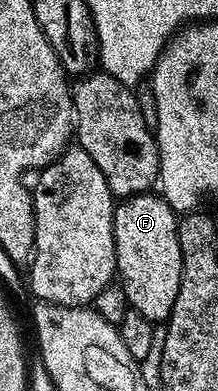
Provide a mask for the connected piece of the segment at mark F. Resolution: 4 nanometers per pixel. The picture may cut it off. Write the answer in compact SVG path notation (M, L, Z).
M154 191L119 200L114 207L114 259L117 280L131 309L135 309L153 323L169 321L176 295L180 291L182 252L178 238L179 220L179 214L174 212L174 208Z

